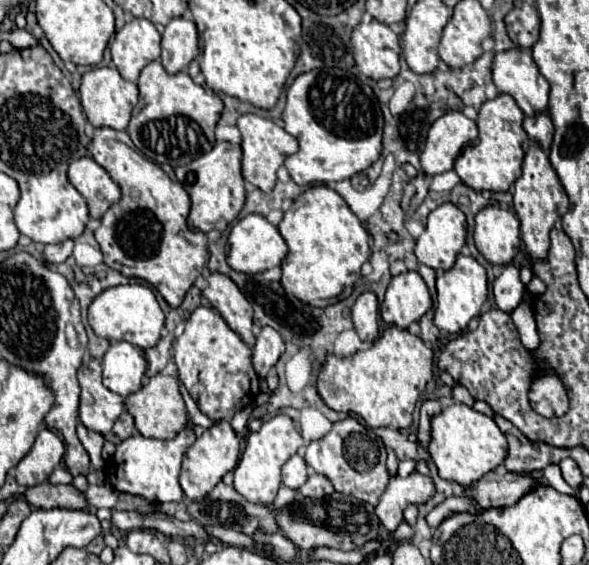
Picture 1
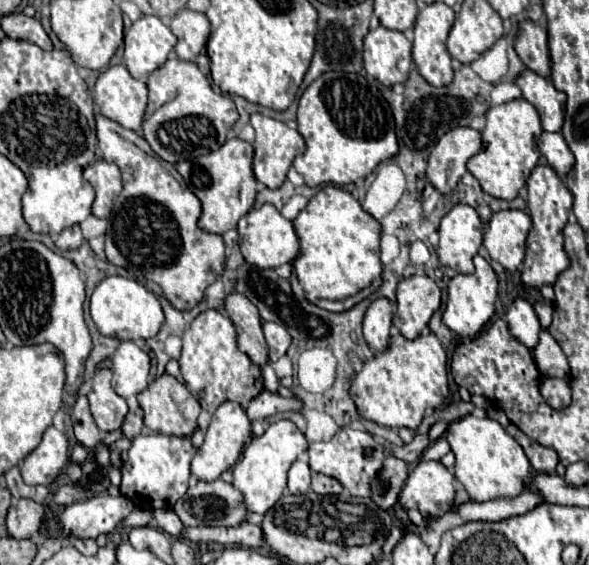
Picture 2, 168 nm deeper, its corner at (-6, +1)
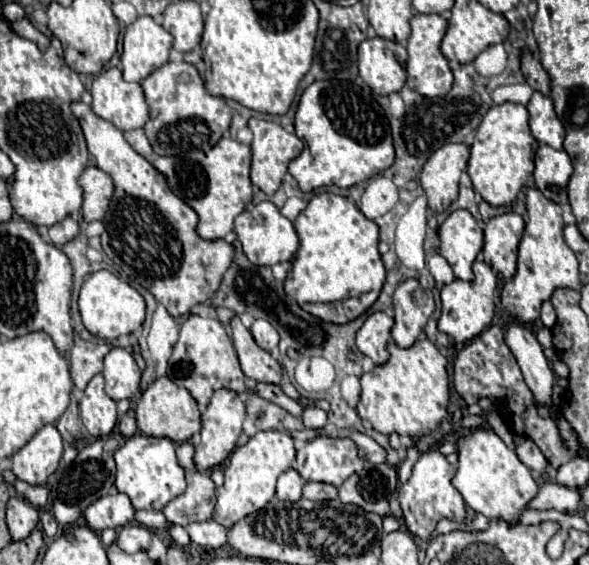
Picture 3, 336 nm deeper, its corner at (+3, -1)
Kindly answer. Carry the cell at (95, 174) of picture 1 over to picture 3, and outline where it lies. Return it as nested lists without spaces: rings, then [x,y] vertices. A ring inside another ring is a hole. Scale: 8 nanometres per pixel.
[[[90,165],[84,169],[80,181],[78,181],[84,189],[84,203],[82,203],[82,215],[84,221],[102,221],[112,193],[114,193],[114,185],[112,185],[112,177],[108,173],[104,173],[102,169]]]

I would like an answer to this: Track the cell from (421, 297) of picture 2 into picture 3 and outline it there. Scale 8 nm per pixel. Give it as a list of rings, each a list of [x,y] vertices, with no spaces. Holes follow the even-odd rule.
[[[406,279],[394,291],[394,329],[392,339],[398,347],[412,347],[424,329],[426,321],[434,313],[434,297],[430,289],[424,289],[418,279]]]

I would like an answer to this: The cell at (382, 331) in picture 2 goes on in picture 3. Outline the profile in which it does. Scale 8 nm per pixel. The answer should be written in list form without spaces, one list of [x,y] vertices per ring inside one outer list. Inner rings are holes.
[[[374,313],[366,319],[366,323],[360,327],[356,335],[356,347],[362,351],[362,355],[370,357],[376,365],[386,363],[388,359],[388,339],[390,329],[394,327],[394,319],[386,313]]]

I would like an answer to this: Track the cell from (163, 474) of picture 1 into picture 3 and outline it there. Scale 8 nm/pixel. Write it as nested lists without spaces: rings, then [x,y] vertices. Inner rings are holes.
[[[134,435],[114,451],[116,459],[116,487],[120,493],[126,493],[136,509],[162,511],[168,501],[178,497],[186,489],[186,471],[178,465],[174,443],[170,439],[158,439],[148,435]]]

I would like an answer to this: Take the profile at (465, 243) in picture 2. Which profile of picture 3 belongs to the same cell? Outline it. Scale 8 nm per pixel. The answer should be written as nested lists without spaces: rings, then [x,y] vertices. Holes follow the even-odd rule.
[[[460,209],[440,225],[440,253],[452,265],[454,275],[462,281],[472,281],[472,263],[484,245],[484,235],[476,219]]]

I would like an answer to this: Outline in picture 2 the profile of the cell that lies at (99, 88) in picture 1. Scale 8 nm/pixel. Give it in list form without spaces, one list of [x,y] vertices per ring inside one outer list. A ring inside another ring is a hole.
[[[119,63],[115,67],[105,69],[97,77],[93,91],[95,91],[95,105],[99,107],[101,115],[105,115],[107,119],[117,121],[125,129],[131,129],[131,131],[141,129],[143,113],[145,113],[145,107],[147,107],[147,85],[143,81],[139,81],[139,79],[133,79],[125,65]]]

